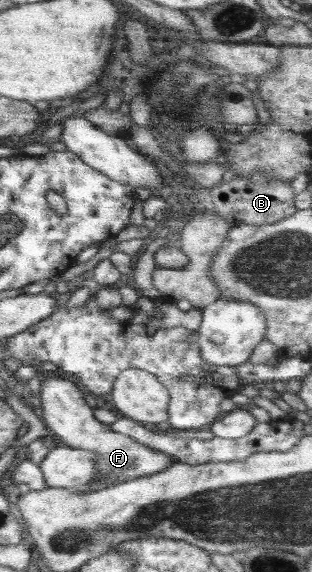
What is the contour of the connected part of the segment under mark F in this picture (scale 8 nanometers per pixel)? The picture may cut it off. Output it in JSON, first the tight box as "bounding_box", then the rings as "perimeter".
{"bounding_box":[40,372,169,492],"perimeter":[[[53,372],[42,379],[40,396],[43,408],[43,422],[49,431],[63,443],[77,448],[98,453],[96,468],[98,477],[88,483],[79,492],[92,492],[113,484],[126,482],[128,479],[140,478],[163,471],[169,466],[169,455],[157,452],[145,444],[131,439],[128,435],[113,431],[109,425],[99,423],[93,417],[93,409],[85,403],[79,387],[63,373]]]}

